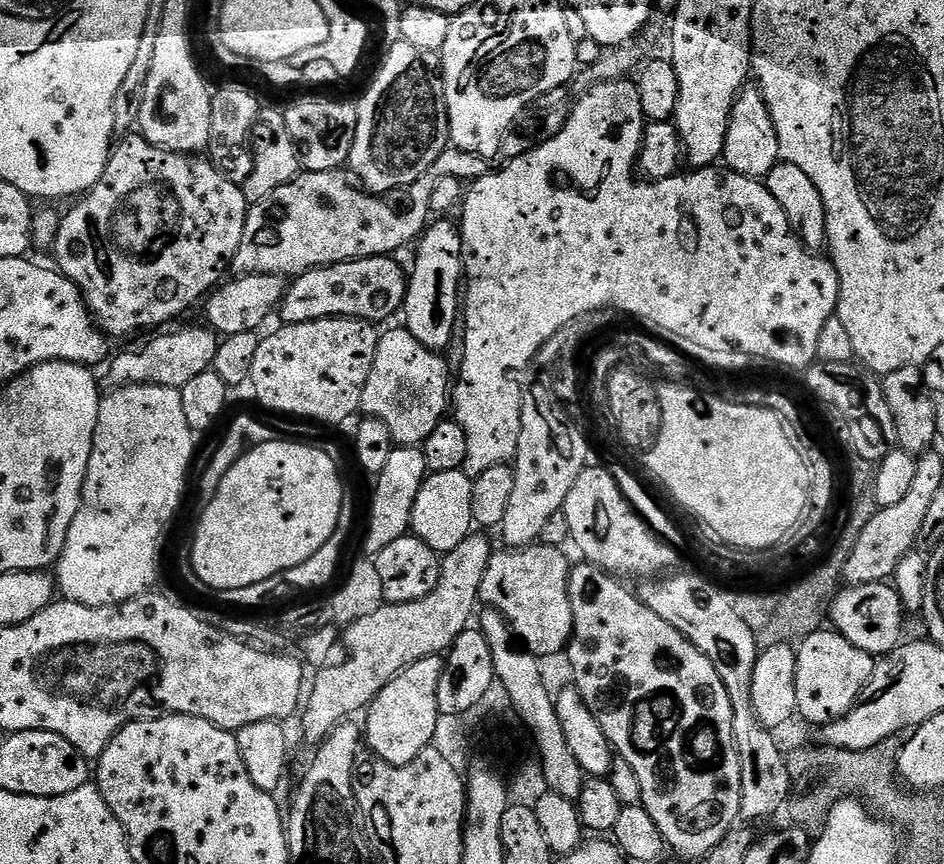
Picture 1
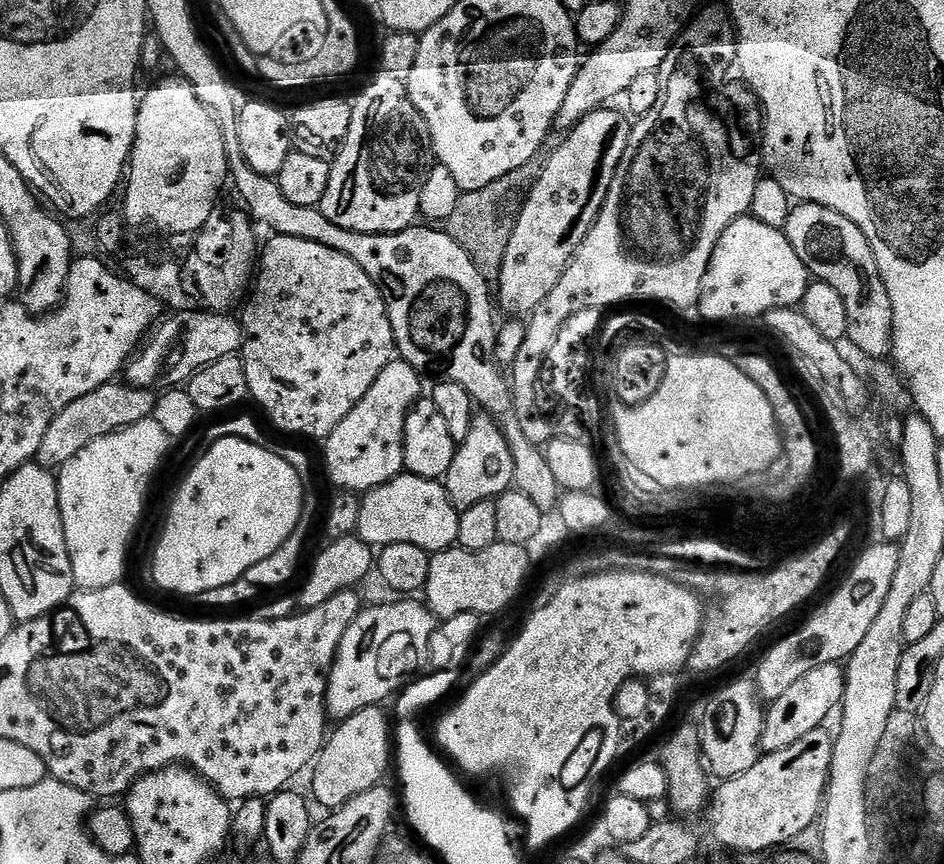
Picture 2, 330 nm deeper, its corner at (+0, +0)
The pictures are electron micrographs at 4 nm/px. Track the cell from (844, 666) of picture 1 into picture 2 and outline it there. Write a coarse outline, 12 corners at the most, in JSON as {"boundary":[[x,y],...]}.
{"boundary":[[840,664],[810,670],[766,708],[761,749],[786,750],[844,699]]}

